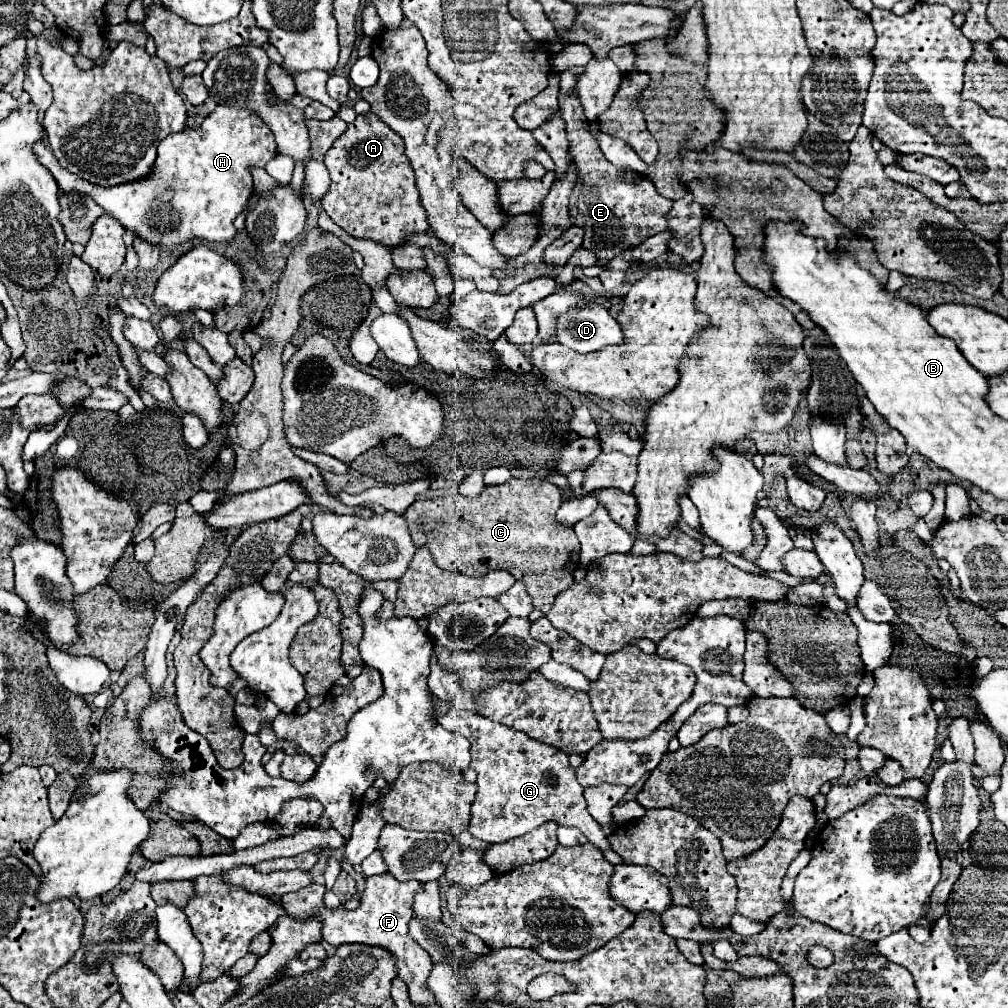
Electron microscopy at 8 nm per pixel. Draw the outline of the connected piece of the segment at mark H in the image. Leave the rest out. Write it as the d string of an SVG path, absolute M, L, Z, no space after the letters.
M223 103L205 117L199 129L185 127L181 133L167 135L157 149L151 173L137 181L113 187L95 185L63 169L45 139L35 141L33 151L39 163L51 171L63 193L93 197L125 229L149 245L167 251L187 241L229 243L235 237L233 219L253 195L251 167L263 167L277 155L273 131L253 109L237 109Z

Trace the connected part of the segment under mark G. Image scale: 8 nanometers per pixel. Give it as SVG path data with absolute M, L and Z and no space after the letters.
M453 707L445 717L441 717L439 723L449 731L461 733L471 743L471 767L477 771L477 795L471 805L469 833L475 839L481 839L485 843L503 843L507 839L519 837L519 835L539 827L541 823L547 823L553 819L559 825L581 829L585 833L585 837L589 839L589 843L593 843L595 847L599 847L603 851L611 849L601 825L587 813L583 787L577 783L575 771L571 769L567 755L561 749L549 747L535 739L529 739L529 735L525 735L513 727L491 721L479 713L465 713L457 707Z

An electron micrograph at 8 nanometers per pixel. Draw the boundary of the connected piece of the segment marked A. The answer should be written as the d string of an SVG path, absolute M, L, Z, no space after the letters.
M357 115L357 119L347 127L347 131L333 143L333 147L325 155L325 167L331 173L331 187L323 197L321 205L327 211L327 215L349 235L359 239L371 239L393 249L405 243L411 235L427 231L427 211L421 205L415 187L415 173L405 155L403 139L397 137L397 133L389 125L383 125L383 121L377 115Z

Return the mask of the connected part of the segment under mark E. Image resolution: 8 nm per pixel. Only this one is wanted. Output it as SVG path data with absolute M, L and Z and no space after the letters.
M569 67L559 73L559 107L566 123L569 153L575 159L579 173L569 199L569 215L573 225L585 229L585 249L595 253L601 261L611 261L613 257L635 249L651 235L665 231L671 201L661 197L645 175L635 171L617 171L617 167L605 159L597 140L589 131L581 99L573 95L573 87L577 85L581 71L581 67Z

